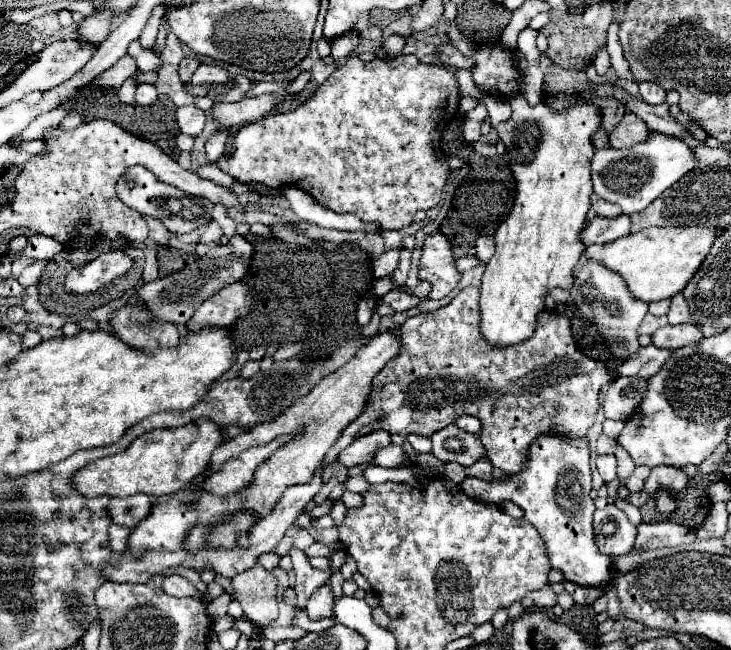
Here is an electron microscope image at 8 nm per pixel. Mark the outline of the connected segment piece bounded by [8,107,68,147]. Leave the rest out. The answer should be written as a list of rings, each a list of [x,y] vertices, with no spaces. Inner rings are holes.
[[[58,107],[58,109],[50,111],[50,113],[38,115],[22,133],[18,133],[14,139],[10,139],[8,145],[14,147],[16,141],[34,141],[34,139],[42,139],[42,135],[44,135],[48,129],[52,129],[54,125],[58,125],[66,115],[68,115],[68,109],[66,109],[66,107],[62,107],[62,109]]]

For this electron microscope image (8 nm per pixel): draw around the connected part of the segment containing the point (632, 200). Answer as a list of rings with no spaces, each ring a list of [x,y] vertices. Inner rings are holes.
[[[652,133],[646,143],[630,149],[598,149],[592,157],[592,183],[594,193],[602,199],[616,203],[624,213],[644,211],[656,197],[674,185],[684,173],[696,167],[692,149],[678,137]]]

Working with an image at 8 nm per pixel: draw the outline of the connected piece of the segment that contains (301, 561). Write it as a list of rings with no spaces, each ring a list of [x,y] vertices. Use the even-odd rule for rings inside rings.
[[[296,547],[290,549],[288,555],[292,557],[292,563],[296,565],[296,569],[294,569],[294,573],[296,573],[294,589],[298,589],[298,607],[304,609],[308,599],[310,599],[310,595],[328,581],[330,571],[316,571],[316,569],[312,569],[308,559],[304,557],[304,553],[298,551]]]

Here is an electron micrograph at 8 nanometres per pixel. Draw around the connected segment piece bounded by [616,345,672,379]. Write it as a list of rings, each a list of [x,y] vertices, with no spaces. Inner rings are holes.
[[[654,345],[642,347],[636,355],[632,355],[632,359],[620,365],[620,371],[616,371],[616,375],[640,375],[648,379],[656,375],[660,367],[664,367],[664,361],[668,361],[668,355],[672,355],[670,349],[658,349]]]

